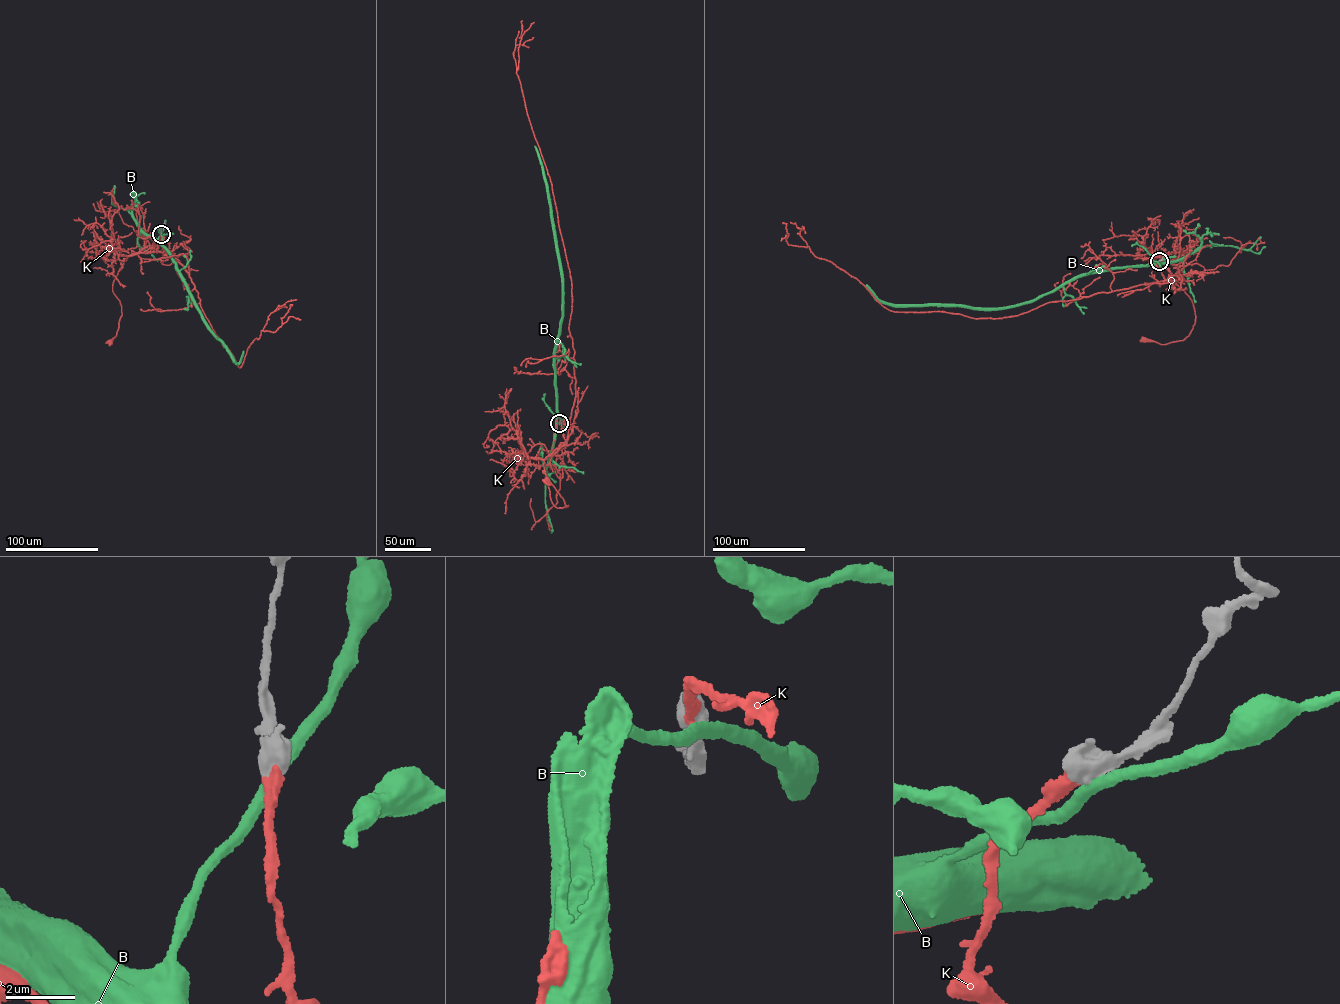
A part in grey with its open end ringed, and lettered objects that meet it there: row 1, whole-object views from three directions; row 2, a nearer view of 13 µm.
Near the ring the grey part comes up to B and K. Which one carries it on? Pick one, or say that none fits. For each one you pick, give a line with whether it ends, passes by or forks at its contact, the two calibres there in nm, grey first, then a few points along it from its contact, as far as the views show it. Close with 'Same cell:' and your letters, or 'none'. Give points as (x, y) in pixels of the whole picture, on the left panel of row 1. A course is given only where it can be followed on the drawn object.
K: It ends there. Thickness 550 nm (grey) against 400 nm. Its course: (160, 234), (156, 252), (128, 256), (114, 280), (112, 291), (119, 301), (122, 314), (116, 336), (110, 342)
Same cell: K

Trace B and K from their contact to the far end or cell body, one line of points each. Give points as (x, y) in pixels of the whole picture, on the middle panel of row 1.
B: (559, 423), (554, 370), (562, 316), (562, 272), (547, 184), (534, 146)
K: (559, 423), (566, 443), (546, 457), (543, 465), (551, 501), (558, 508), (567, 507), (546, 480)

